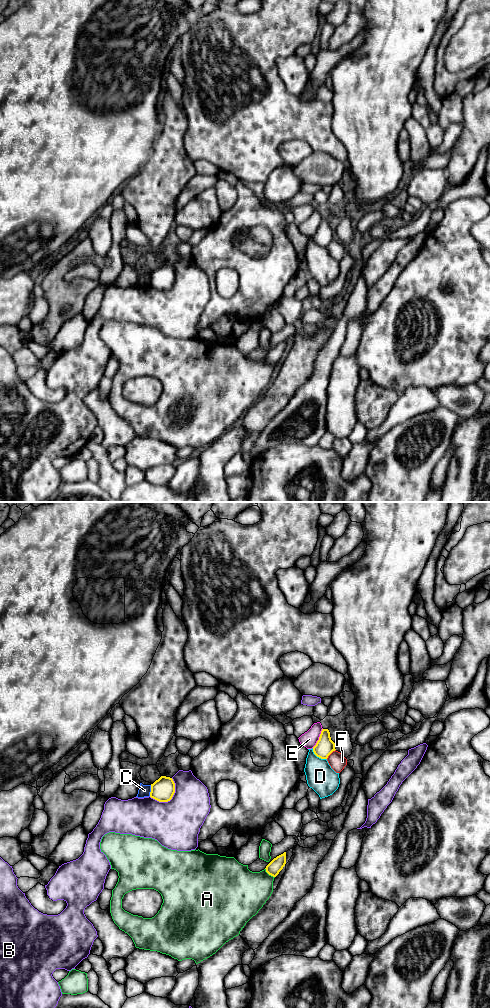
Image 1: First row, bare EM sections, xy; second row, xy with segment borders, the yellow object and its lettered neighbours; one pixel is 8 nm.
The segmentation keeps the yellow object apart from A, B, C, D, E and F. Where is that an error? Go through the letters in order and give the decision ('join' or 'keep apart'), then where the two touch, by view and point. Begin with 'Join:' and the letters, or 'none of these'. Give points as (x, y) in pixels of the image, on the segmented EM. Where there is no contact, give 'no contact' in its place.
Join: none of these
A: keep apart; contact xy (269, 874)
B: keep apart; contact xy (169, 800)
C: keep apart; contact xy (151, 790)
D: keep apart; contact xy (318, 756)
E: keep apart; contact xy (319, 738)
F: keep apart; contact xy (330, 753)

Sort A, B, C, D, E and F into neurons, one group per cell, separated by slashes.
A / B / C / D / E / F

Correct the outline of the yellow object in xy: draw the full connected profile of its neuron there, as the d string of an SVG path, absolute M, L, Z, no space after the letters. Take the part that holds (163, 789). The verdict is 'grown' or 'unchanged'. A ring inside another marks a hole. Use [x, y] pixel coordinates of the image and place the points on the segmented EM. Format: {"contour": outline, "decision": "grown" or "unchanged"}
{"contour": "M161 776L151 784L150 797L159 802L168 802L175 793L175 783L172 778Z", "decision": "unchanged"}

